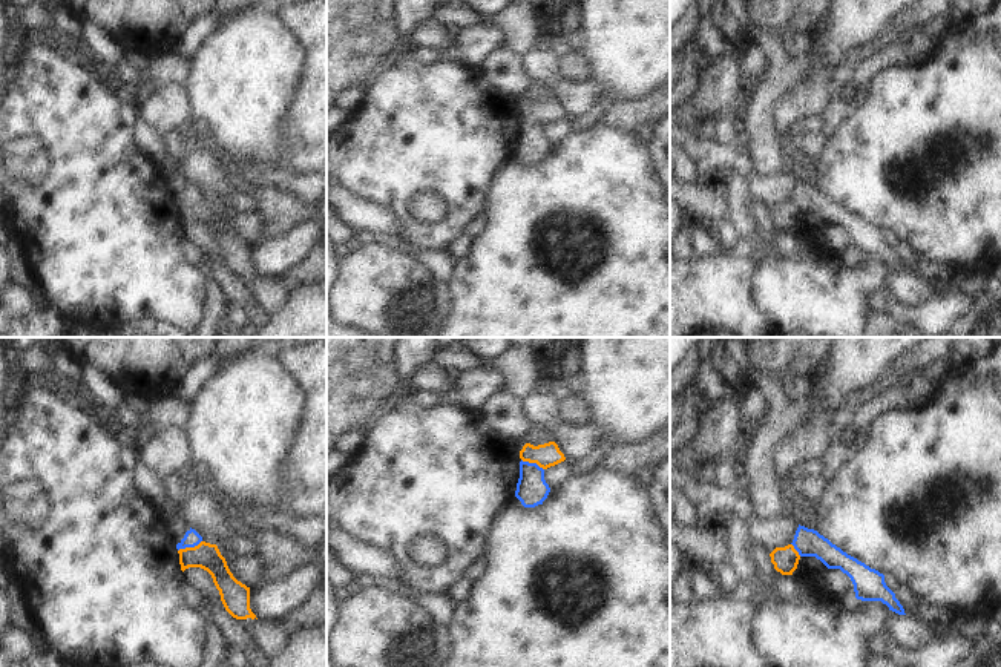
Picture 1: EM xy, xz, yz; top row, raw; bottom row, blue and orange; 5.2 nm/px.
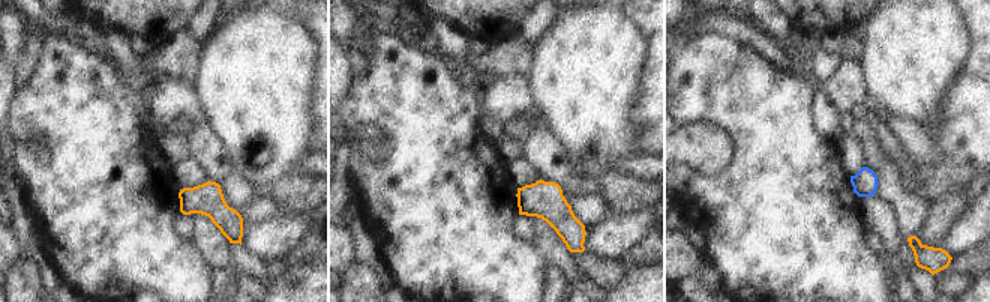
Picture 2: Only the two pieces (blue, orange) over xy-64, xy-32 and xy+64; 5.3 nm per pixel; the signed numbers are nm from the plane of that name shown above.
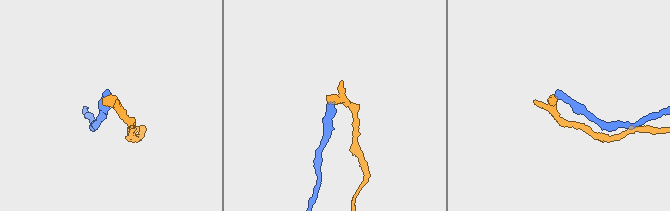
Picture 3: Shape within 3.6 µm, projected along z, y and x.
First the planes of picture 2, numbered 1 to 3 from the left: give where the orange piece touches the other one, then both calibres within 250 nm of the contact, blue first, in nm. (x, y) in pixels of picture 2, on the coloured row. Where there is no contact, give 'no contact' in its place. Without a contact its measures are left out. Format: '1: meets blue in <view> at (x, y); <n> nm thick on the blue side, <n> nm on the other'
1: no contact
2: no contact
3: no contact

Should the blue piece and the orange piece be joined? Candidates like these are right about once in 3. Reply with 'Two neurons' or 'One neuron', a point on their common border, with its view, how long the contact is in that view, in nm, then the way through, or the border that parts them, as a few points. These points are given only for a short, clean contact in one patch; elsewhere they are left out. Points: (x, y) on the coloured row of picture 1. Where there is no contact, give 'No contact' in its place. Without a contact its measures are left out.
Two neurons. Touches blue at xy (189, 546). Shared border 140 nm. Boundary: xy (201, 540), (193, 546), (178, 551).

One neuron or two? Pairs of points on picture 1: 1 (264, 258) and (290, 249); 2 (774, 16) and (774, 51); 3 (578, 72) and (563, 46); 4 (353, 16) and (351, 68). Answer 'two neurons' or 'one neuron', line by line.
1: one neuron
2: two neurons
3: two neurons
4: one neuron

